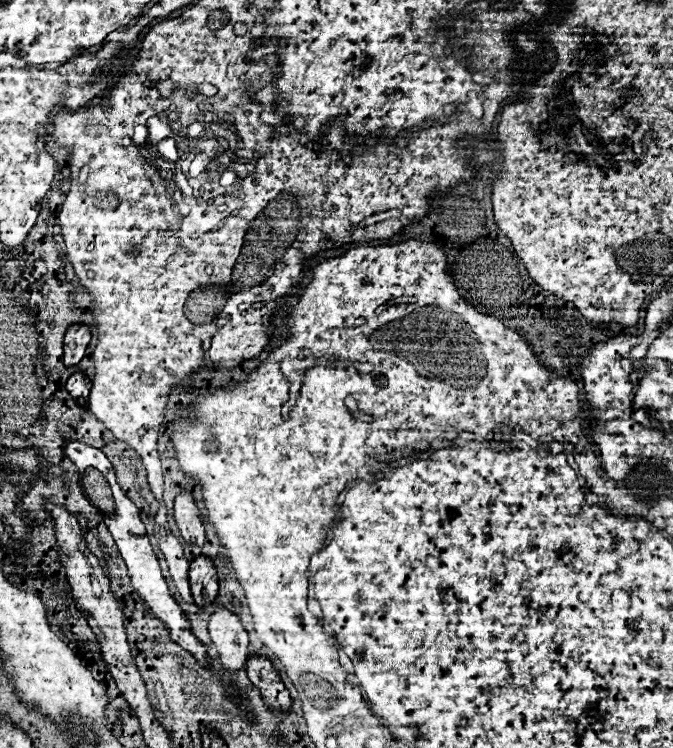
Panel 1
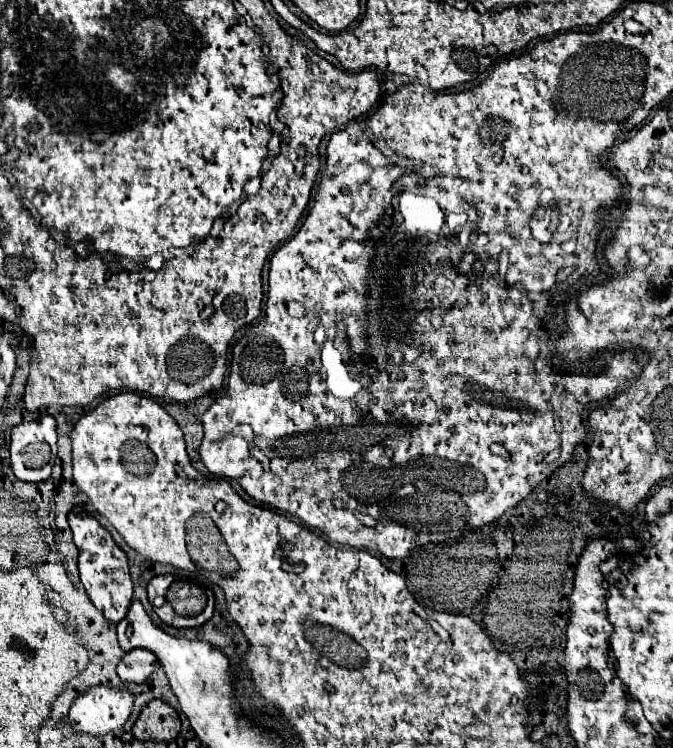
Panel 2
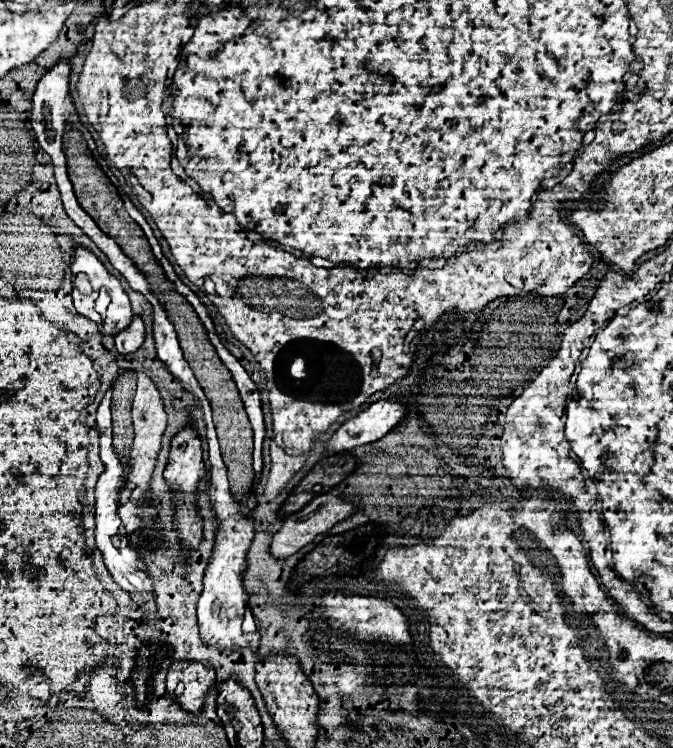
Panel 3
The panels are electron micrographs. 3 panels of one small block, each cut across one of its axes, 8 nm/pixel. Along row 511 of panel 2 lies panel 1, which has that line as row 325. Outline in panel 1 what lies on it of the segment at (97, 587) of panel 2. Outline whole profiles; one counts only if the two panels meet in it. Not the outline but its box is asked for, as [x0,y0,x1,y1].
[64,324,90,366]

